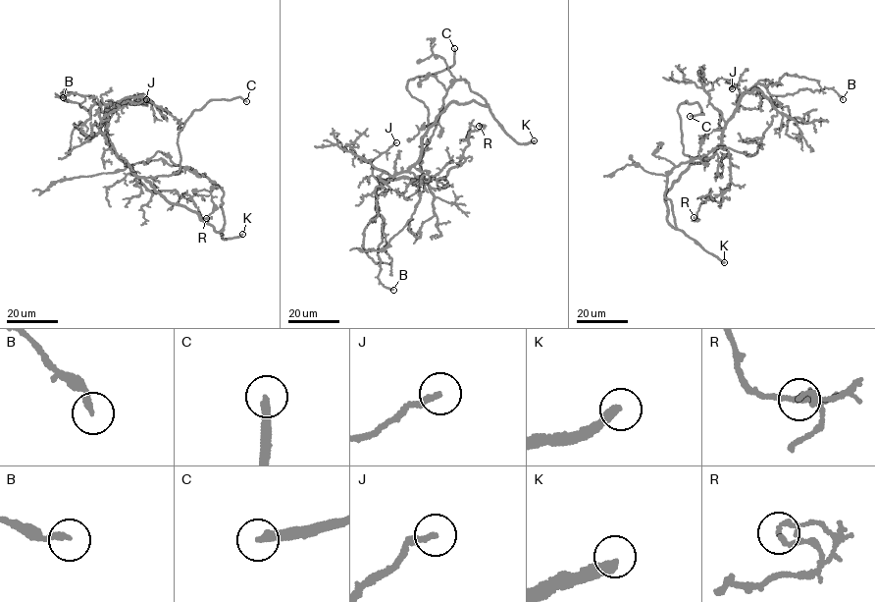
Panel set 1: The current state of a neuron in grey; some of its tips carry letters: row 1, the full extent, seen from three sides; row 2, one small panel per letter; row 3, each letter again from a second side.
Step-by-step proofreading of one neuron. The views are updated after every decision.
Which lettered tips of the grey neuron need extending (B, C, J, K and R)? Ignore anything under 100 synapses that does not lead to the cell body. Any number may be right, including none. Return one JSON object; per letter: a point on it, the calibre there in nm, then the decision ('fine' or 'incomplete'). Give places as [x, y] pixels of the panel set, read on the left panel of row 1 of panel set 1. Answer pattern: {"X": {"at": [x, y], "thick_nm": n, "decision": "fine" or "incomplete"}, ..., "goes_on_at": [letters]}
{"B": {"at": [63, 97], "thick_nm": 200, "decision": "fine"}, "C": {"at": [246, 101], "thick_nm": 280, "decision": "incomplete"}, "J": {"at": [146, 99], "thick_nm": 220, "decision": "fine"}, "K": {"at": [242, 234], "thick_nm": 320, "decision": "incomplete"}, "R": {"at": [206, 218], "thick_nm": 150, "decision": "fine"}, "goes_on_at": ["C", "K"]}

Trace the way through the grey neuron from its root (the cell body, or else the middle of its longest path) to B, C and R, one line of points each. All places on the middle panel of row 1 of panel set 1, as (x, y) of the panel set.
B: (462, 103), (450, 103), (422, 136), (416, 164), (378, 181), (376, 207), (384, 225), (378, 278), (393, 290)
C: (462, 103), (450, 103), (429, 128), (420, 156), (428, 110), (410, 94), (407, 82), (452, 66), (454, 48)
R: (462, 103), (450, 103), (429, 128), (409, 171), (426, 180), (445, 177), (479, 126)

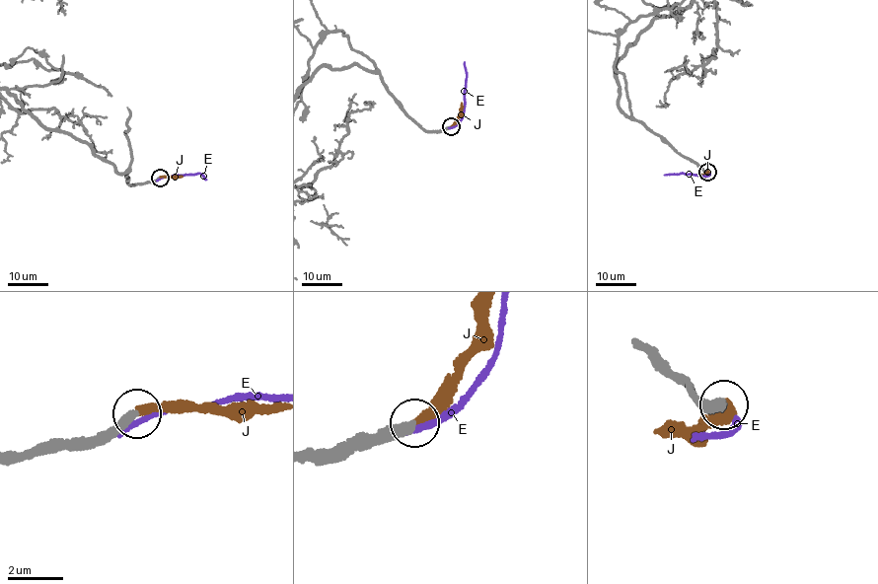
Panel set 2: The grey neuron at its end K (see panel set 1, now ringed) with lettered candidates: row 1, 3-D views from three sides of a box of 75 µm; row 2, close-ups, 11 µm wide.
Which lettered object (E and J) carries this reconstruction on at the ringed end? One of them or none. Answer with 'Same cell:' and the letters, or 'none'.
Same cell: J

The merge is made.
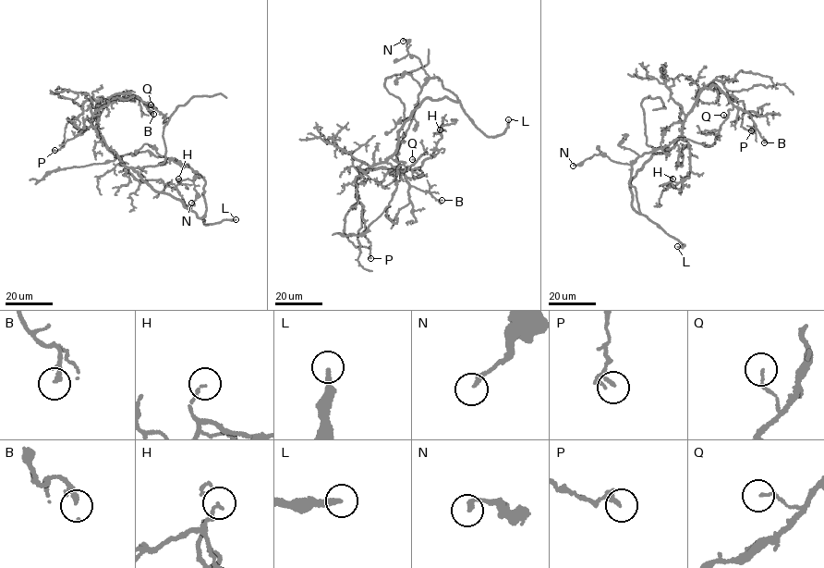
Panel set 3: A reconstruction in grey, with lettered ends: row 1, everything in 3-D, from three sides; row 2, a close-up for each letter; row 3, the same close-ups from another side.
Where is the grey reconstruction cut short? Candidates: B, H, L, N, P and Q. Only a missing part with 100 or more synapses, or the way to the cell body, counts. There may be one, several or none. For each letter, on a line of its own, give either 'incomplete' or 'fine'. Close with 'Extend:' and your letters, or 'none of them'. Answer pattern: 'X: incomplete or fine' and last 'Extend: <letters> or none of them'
B: fine
H: fine
L: incomplete
N: fine
P: fine
Q: fine
Extend: L

